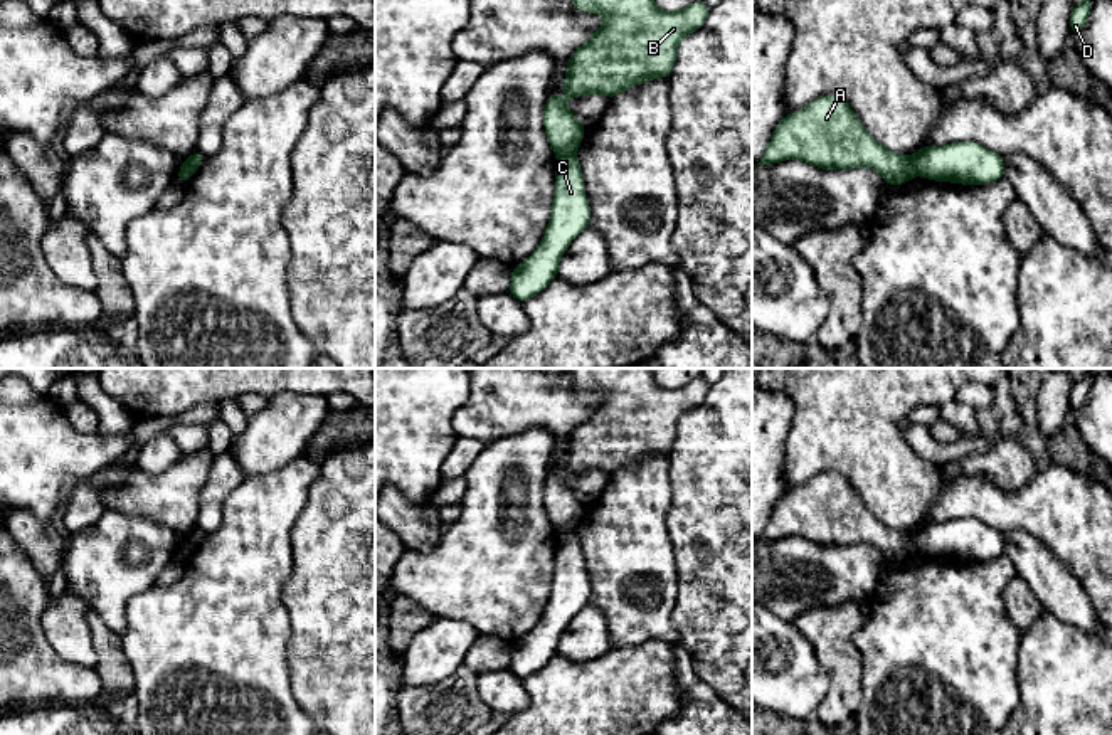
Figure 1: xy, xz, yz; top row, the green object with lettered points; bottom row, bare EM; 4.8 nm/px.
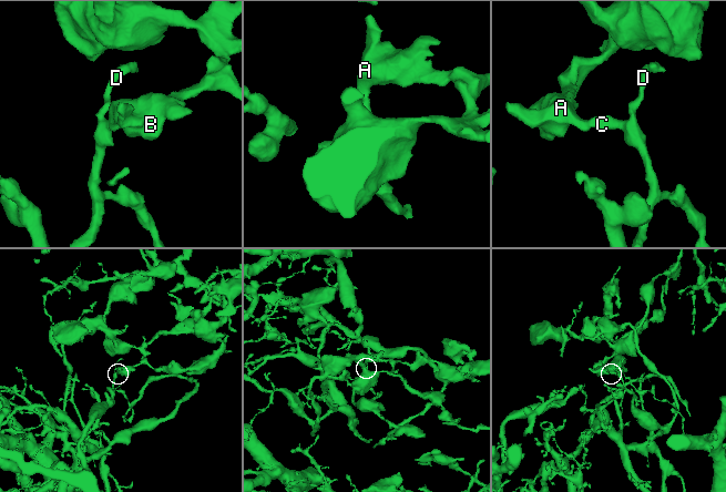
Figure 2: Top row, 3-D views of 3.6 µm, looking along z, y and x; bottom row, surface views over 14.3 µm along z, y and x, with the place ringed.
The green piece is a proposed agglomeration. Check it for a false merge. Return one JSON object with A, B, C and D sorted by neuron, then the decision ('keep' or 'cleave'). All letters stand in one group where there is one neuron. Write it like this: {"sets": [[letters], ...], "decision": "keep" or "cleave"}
{"sets": [["A", "B"], ["C", "D"]], "decision": "cleave"}

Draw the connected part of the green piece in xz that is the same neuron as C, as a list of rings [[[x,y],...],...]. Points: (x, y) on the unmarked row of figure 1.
[[[575,530],[559,533],[555,574],[545,612],[535,629],[511,644],[510,671],[520,679],[537,673],[557,653],[569,621],[589,604],[590,584]]]

